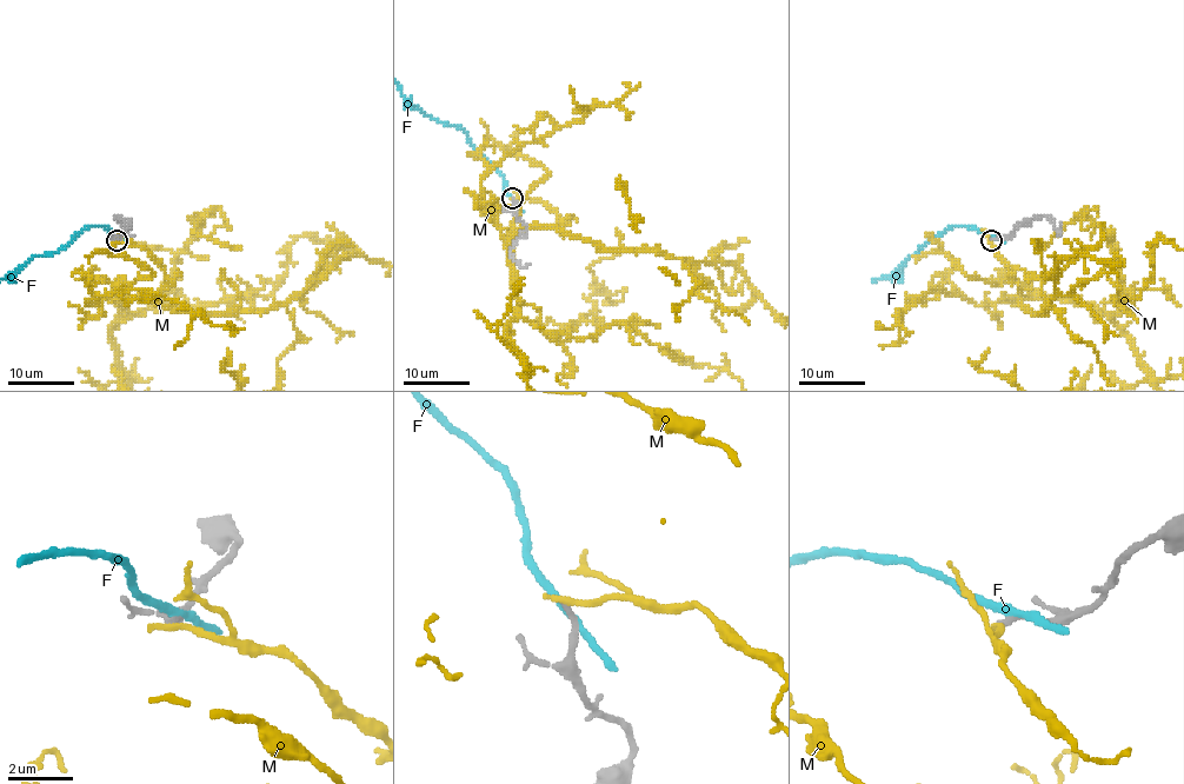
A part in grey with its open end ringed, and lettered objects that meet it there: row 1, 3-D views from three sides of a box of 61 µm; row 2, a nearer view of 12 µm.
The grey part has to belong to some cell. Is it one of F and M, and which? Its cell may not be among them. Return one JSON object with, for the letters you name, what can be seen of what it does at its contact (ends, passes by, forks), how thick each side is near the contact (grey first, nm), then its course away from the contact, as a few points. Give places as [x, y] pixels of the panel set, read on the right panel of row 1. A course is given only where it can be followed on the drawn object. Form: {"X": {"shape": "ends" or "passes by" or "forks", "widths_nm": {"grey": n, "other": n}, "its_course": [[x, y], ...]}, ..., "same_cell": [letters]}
{"same_cell": []}

